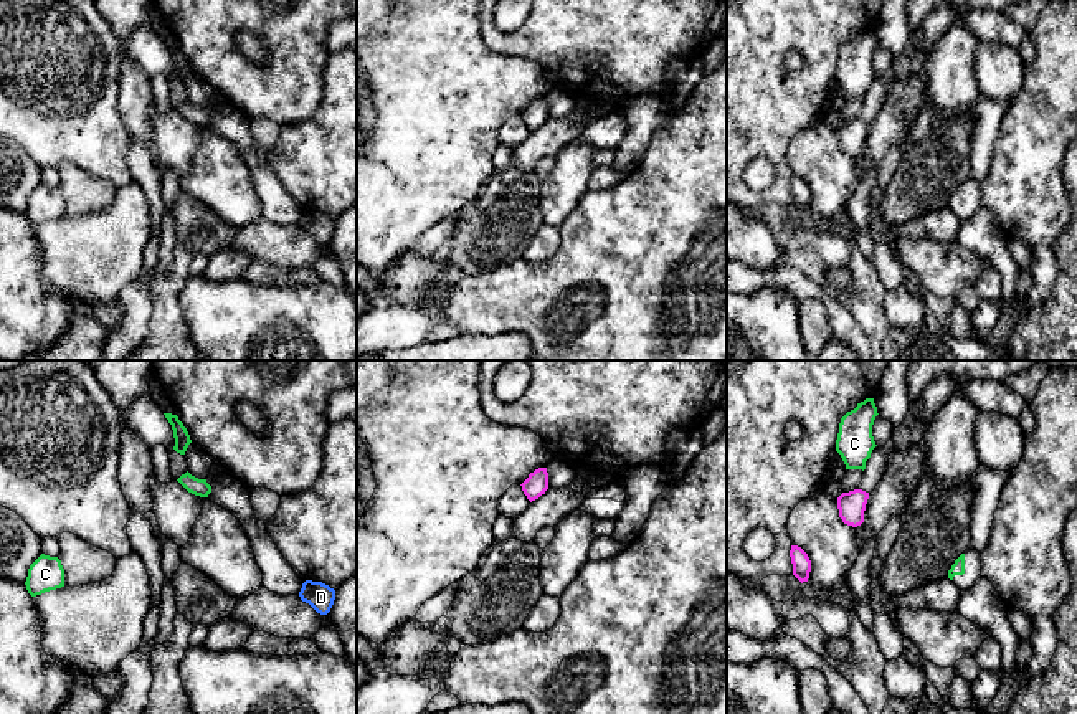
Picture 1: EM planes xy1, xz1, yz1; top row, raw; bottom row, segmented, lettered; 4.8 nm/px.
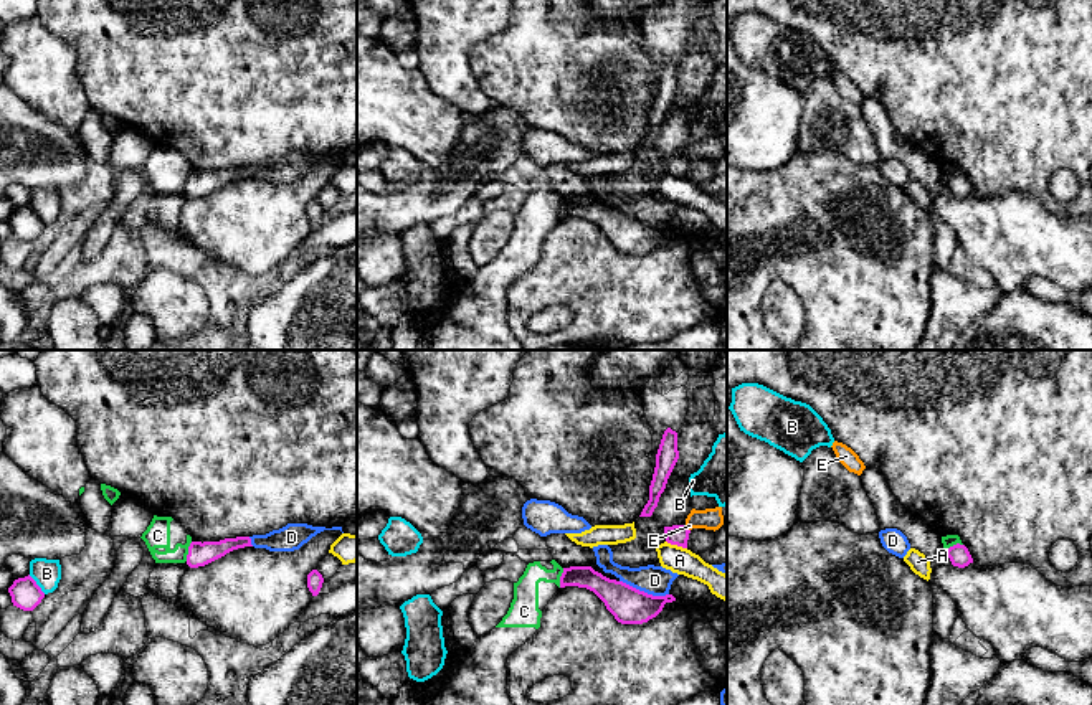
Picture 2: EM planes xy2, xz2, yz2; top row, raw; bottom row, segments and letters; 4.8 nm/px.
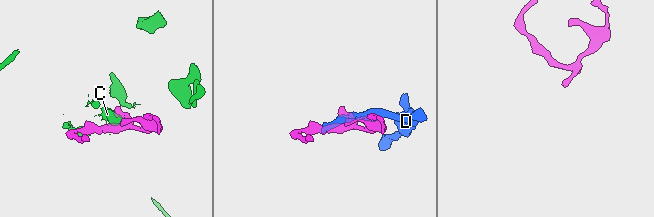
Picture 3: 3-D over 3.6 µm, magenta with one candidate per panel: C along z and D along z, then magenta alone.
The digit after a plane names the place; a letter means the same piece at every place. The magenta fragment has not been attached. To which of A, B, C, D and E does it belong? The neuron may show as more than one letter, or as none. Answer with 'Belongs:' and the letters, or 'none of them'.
Belongs: none of them

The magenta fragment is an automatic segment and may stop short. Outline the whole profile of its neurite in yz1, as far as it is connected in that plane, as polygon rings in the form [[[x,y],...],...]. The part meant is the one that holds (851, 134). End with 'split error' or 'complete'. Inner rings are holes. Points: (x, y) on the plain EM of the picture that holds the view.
[[[889,69],[884,76],[875,76],[871,88],[866,91],[862,111],[857,119],[842,122],[837,127],[839,147],[844,154],[857,157],[864,152],[864,140],[869,124],[875,119],[884,106],[885,89],[894,81],[894,71]]] | split error

